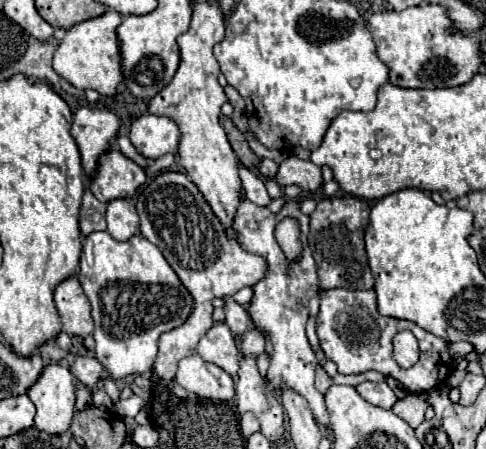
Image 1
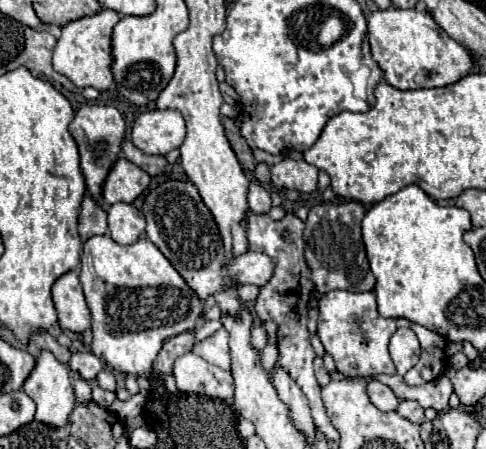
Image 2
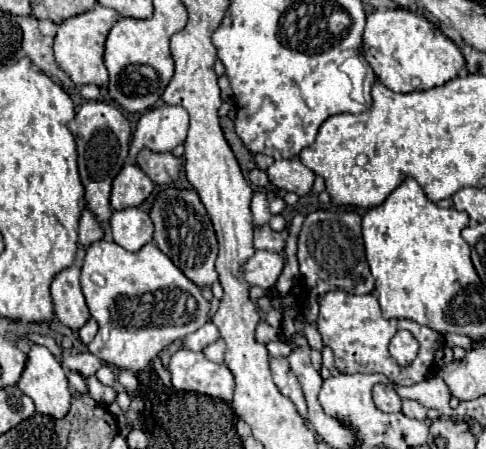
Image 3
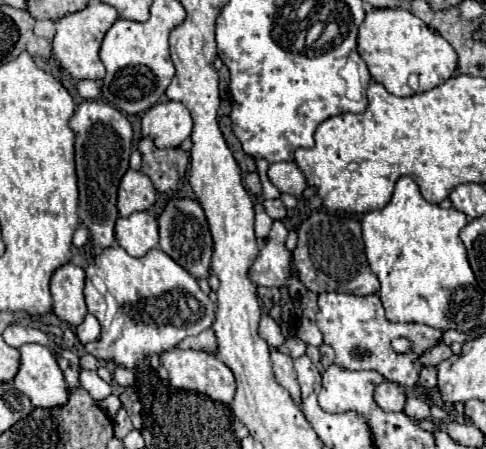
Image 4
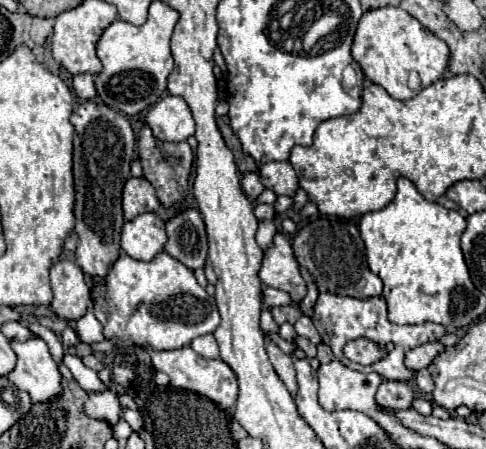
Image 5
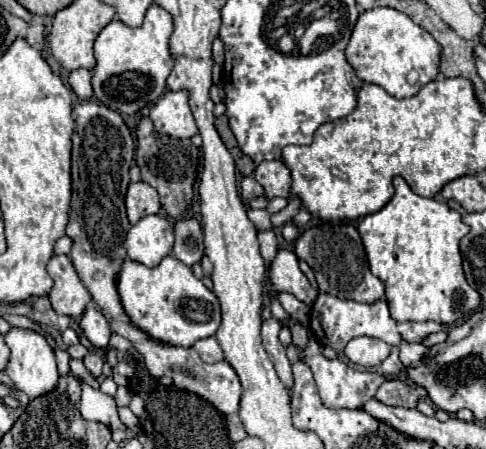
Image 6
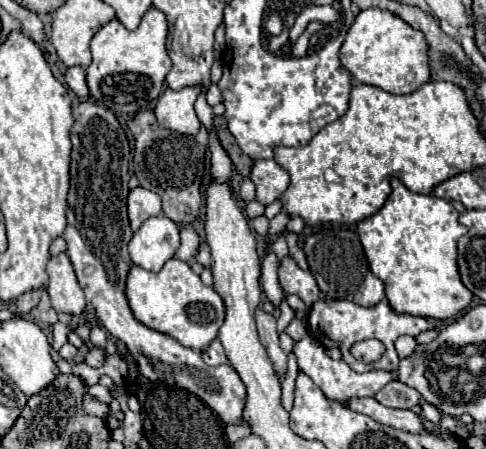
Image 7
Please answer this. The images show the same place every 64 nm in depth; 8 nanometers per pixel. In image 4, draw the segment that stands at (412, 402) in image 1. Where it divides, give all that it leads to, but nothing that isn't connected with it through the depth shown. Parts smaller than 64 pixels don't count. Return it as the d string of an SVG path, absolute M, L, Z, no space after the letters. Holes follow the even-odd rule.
M410 396L406 400L404 414L410 416L410 418L428 418L430 416L430 406L428 406L428 402L424 402L424 400L416 398L416 396Z

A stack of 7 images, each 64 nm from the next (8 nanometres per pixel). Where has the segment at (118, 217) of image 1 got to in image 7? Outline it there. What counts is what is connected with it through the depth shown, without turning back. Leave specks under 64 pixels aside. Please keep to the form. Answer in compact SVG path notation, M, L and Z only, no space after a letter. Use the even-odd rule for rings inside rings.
M166 216L148 218L138 232L134 232L128 252L136 266L160 272L160 268L174 258L176 248L180 246L180 228Z

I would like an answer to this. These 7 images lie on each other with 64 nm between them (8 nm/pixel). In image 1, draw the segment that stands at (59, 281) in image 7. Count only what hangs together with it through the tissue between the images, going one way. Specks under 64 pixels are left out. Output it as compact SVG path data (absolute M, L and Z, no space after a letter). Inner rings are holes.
M68 276L56 286L54 302L62 318L62 332L82 336L82 338L92 334L94 324L90 316L90 304L76 276Z

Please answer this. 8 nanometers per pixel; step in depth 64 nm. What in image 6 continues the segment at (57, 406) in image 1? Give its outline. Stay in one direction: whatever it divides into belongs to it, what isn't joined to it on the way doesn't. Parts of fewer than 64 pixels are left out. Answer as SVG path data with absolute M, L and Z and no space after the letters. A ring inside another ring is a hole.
M10 326L10 330L4 334L4 342L10 348L10 358L8 364L4 368L4 374L24 392L28 394L28 398L38 398L46 392L50 392L56 382L58 382L58 372L56 372L56 358L54 352L48 344L48 340L40 334L34 332L30 328L18 328L18 326Z

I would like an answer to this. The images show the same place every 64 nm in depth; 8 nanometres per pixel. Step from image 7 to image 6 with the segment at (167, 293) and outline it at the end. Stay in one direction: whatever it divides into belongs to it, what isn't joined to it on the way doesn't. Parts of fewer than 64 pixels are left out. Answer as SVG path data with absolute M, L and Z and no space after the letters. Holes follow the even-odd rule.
M166 256L156 268L126 260L120 270L118 292L130 320L162 342L194 346L198 340L214 336L220 326L220 302L216 294L192 274L190 266L174 256Z

